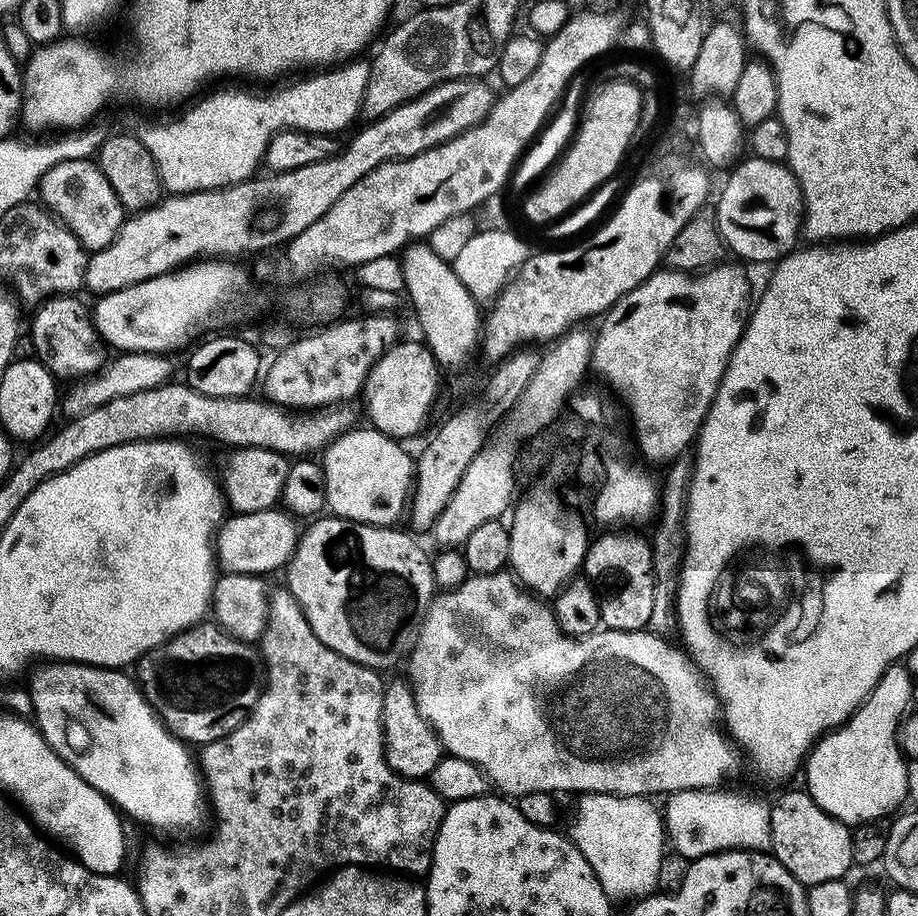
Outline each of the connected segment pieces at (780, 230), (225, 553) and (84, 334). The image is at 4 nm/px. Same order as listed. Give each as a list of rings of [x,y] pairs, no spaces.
[[[752,156],[742,159],[726,177],[728,181],[714,207],[725,249],[741,256],[736,257],[741,261],[753,260],[756,264],[771,265],[783,260],[797,247],[796,239],[801,239],[804,227],[804,195],[792,169],[784,162],[766,162]]]
[[[278,508],[237,513],[225,519],[214,542],[219,567],[228,574],[267,576],[278,569],[281,571],[296,552],[300,528],[295,523],[297,521],[289,513]]]
[[[72,294],[53,296],[39,305],[32,316],[32,348],[41,352],[36,354],[42,357],[52,375],[61,381],[87,378],[99,372],[106,364],[106,345],[96,332],[89,309],[84,309],[76,299]]]

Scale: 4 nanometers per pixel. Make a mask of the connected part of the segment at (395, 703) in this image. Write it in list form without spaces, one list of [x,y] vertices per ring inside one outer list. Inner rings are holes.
[[[389,683],[384,690],[384,758],[405,780],[431,777],[442,755],[439,736],[421,716],[411,687]]]

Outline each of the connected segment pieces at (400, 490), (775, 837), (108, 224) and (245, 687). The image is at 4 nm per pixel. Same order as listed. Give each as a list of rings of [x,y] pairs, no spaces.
[[[371,426],[355,427],[344,431],[331,444],[323,449],[322,467],[326,474],[327,511],[342,520],[351,520],[353,524],[370,524],[373,528],[386,528],[397,523],[400,515],[405,515],[414,492],[414,460],[391,436],[382,434]]]
[[[807,791],[788,792],[780,801],[775,802],[772,811],[772,845],[771,855],[775,856],[776,861],[794,878],[799,884],[811,886],[818,882],[830,882],[831,880],[844,880],[847,872],[854,868],[852,856],[853,829],[840,820],[825,814],[820,807],[815,804]]]
[[[91,159],[58,162],[40,179],[38,196],[44,207],[76,235],[89,253],[110,246],[126,219],[126,210],[118,194],[114,194],[114,186],[106,182],[106,174]]]
[[[201,622],[184,632],[177,632],[159,650],[141,656],[135,665],[134,676],[144,699],[165,728],[189,745],[203,746],[228,736],[248,719],[252,707],[260,701],[262,660],[253,645],[234,639],[215,623]]]

